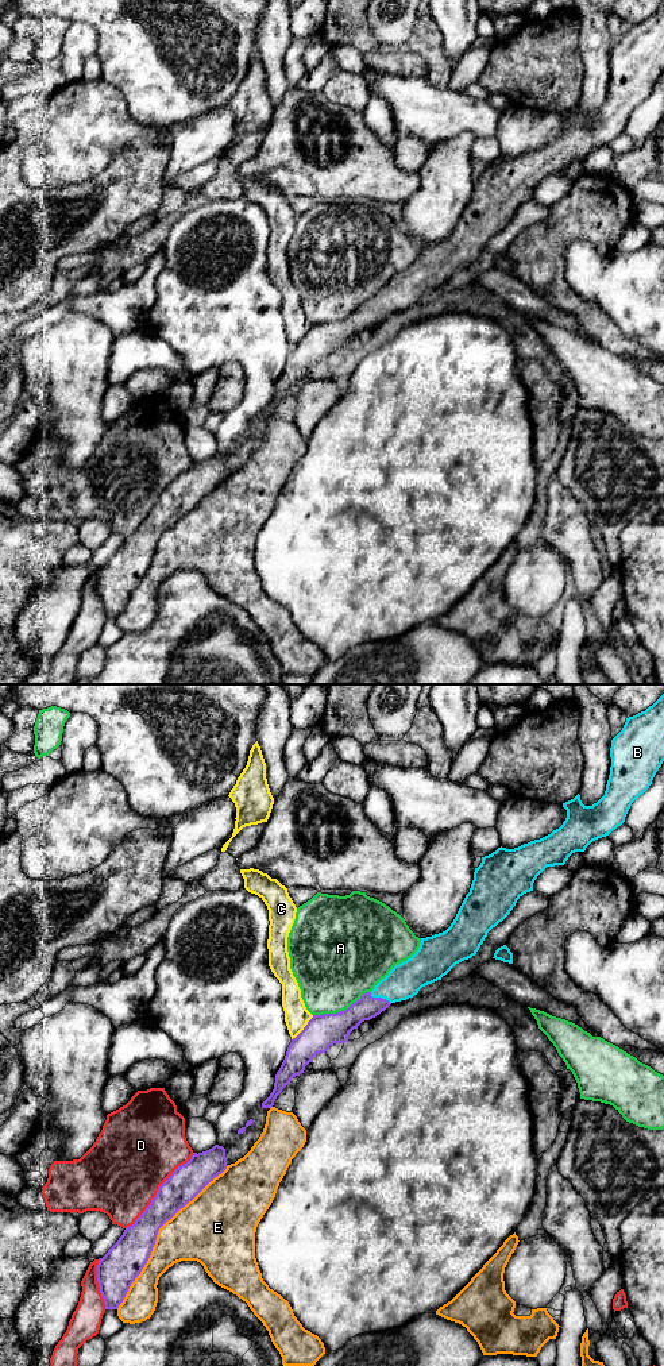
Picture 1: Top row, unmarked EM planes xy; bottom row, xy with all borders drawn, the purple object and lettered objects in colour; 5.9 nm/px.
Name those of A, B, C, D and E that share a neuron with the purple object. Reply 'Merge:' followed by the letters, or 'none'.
Merge: B

